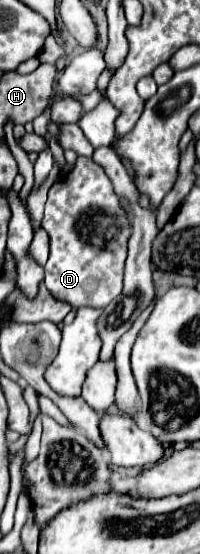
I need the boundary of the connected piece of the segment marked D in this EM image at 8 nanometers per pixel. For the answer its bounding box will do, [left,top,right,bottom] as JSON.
[43,156,131,308]

